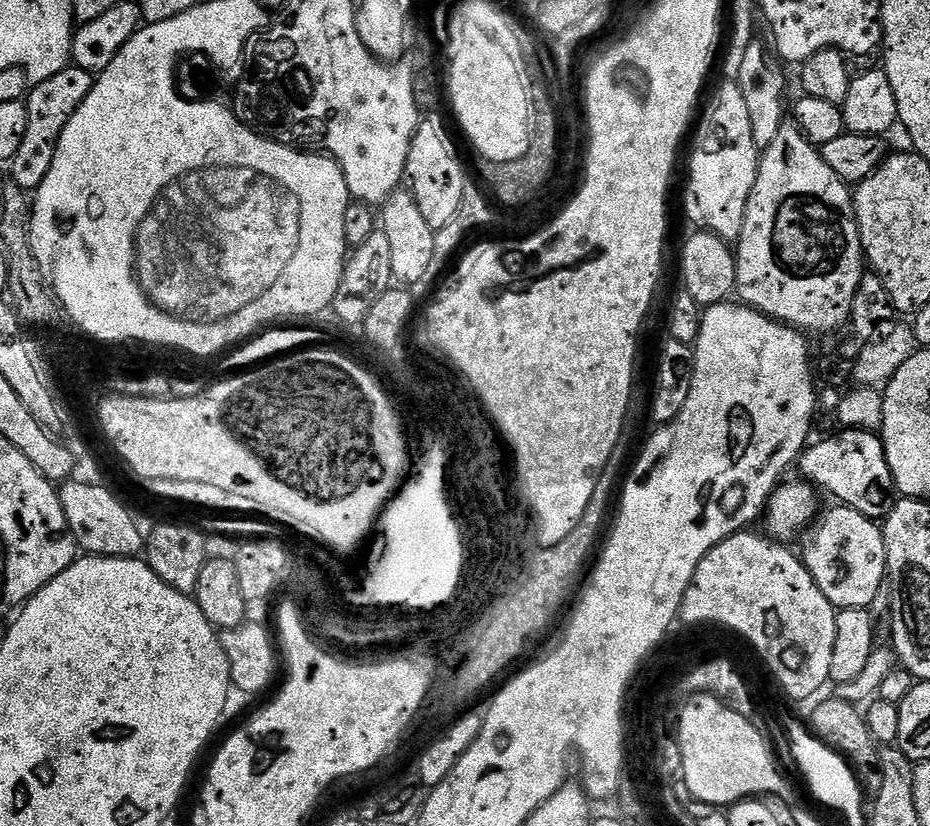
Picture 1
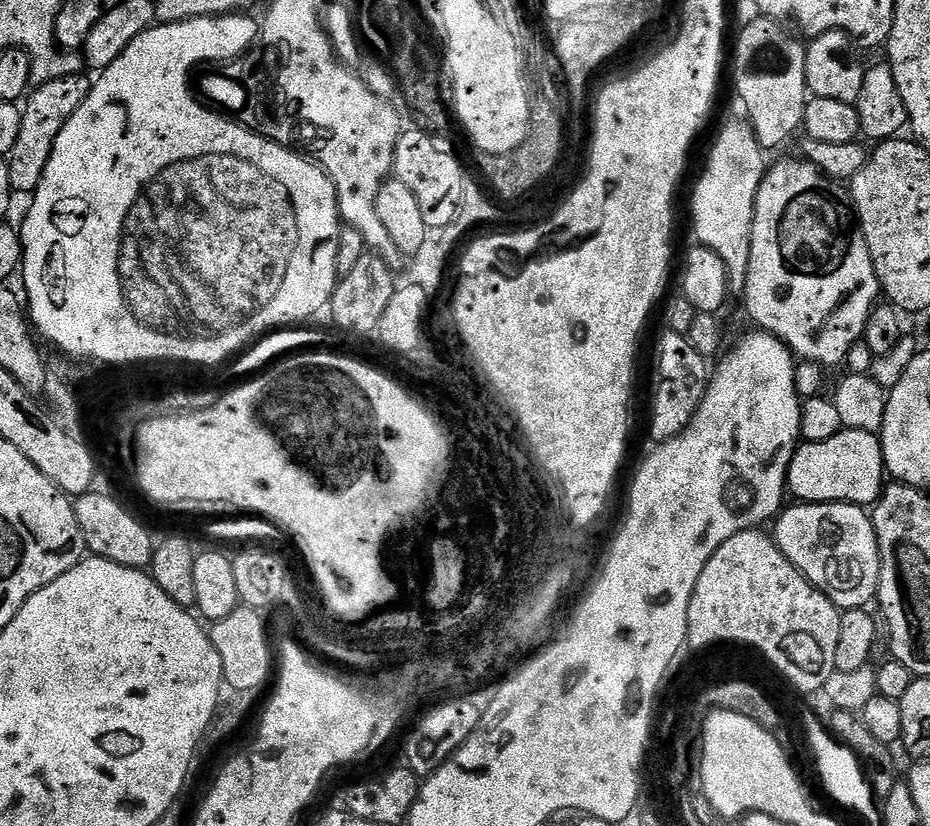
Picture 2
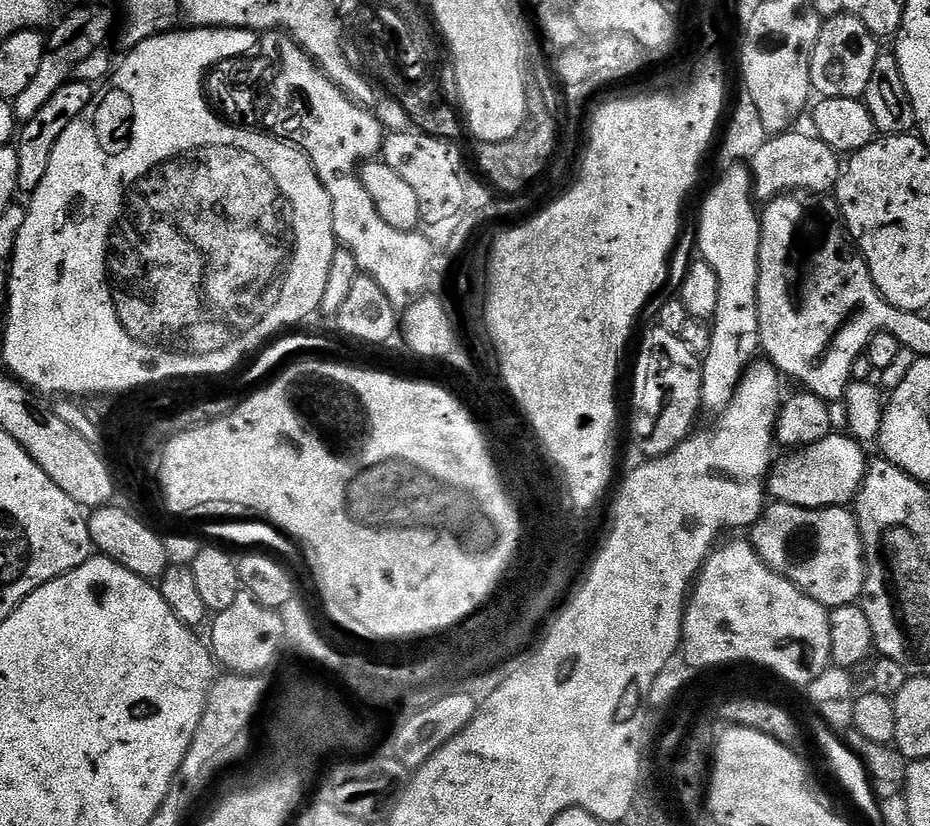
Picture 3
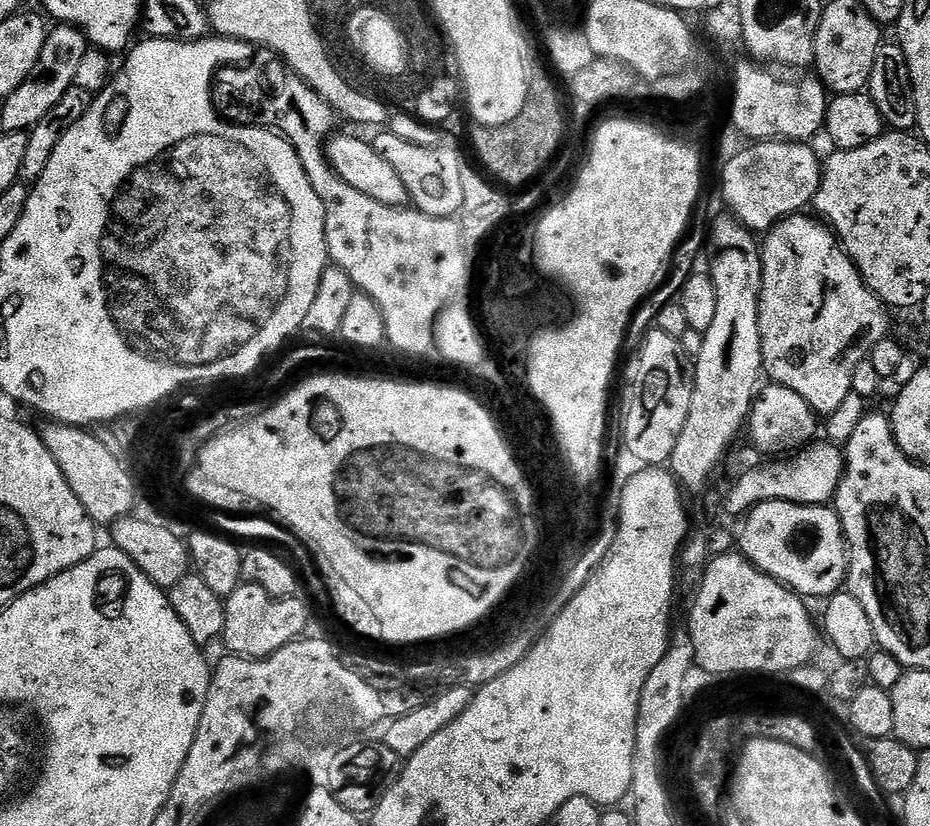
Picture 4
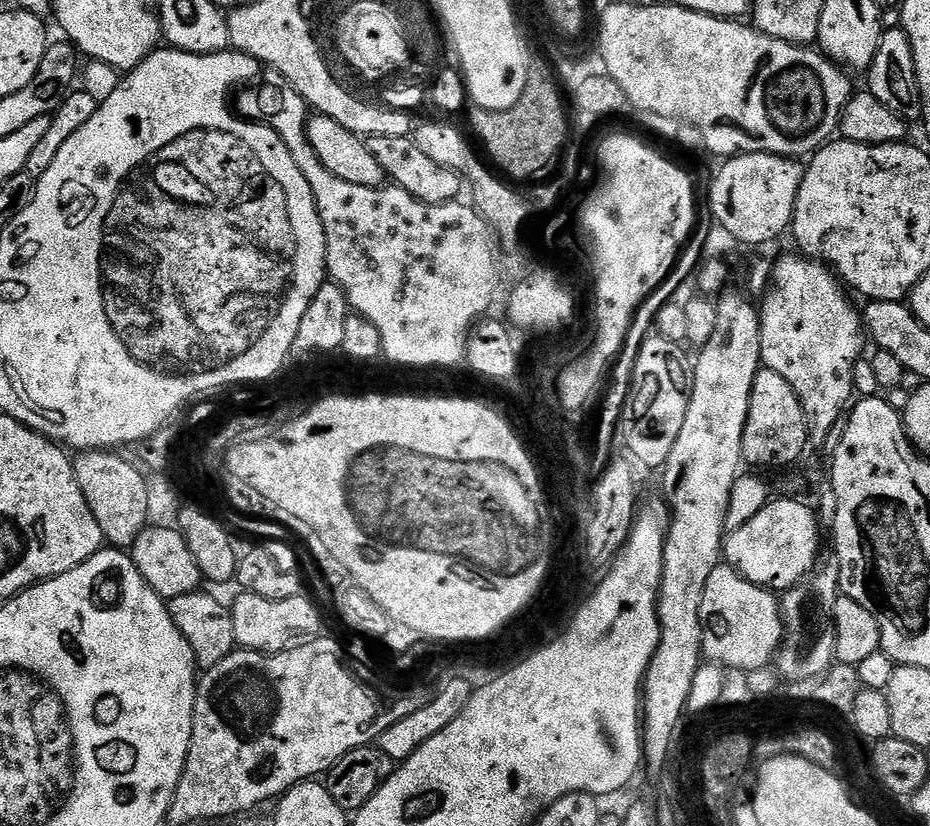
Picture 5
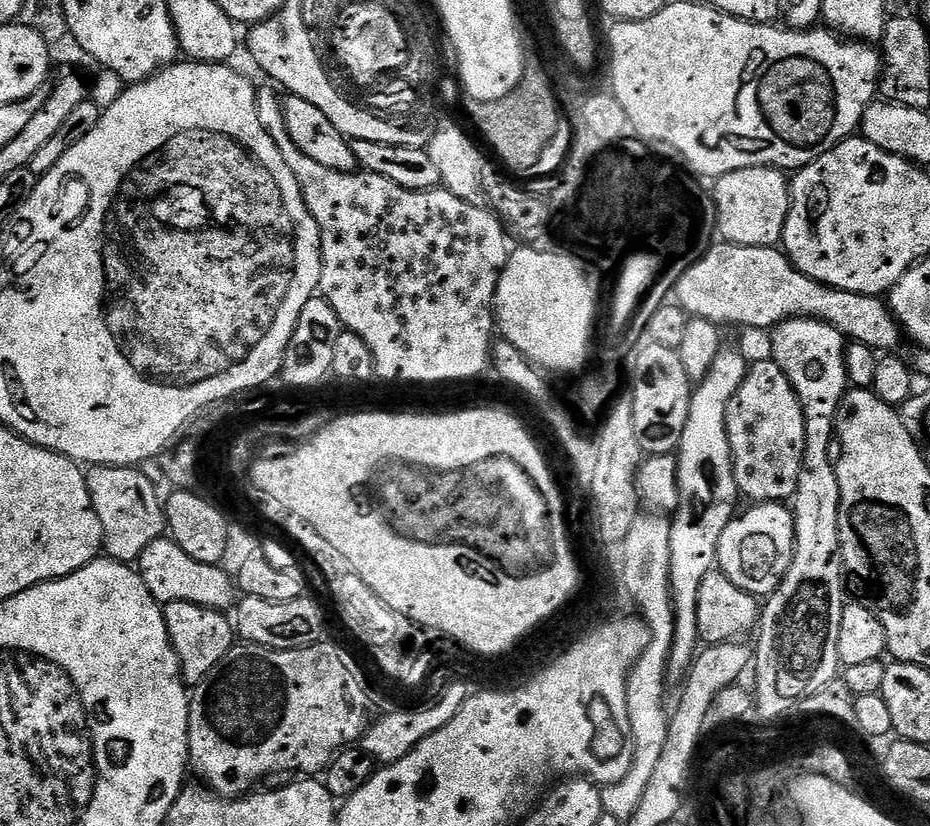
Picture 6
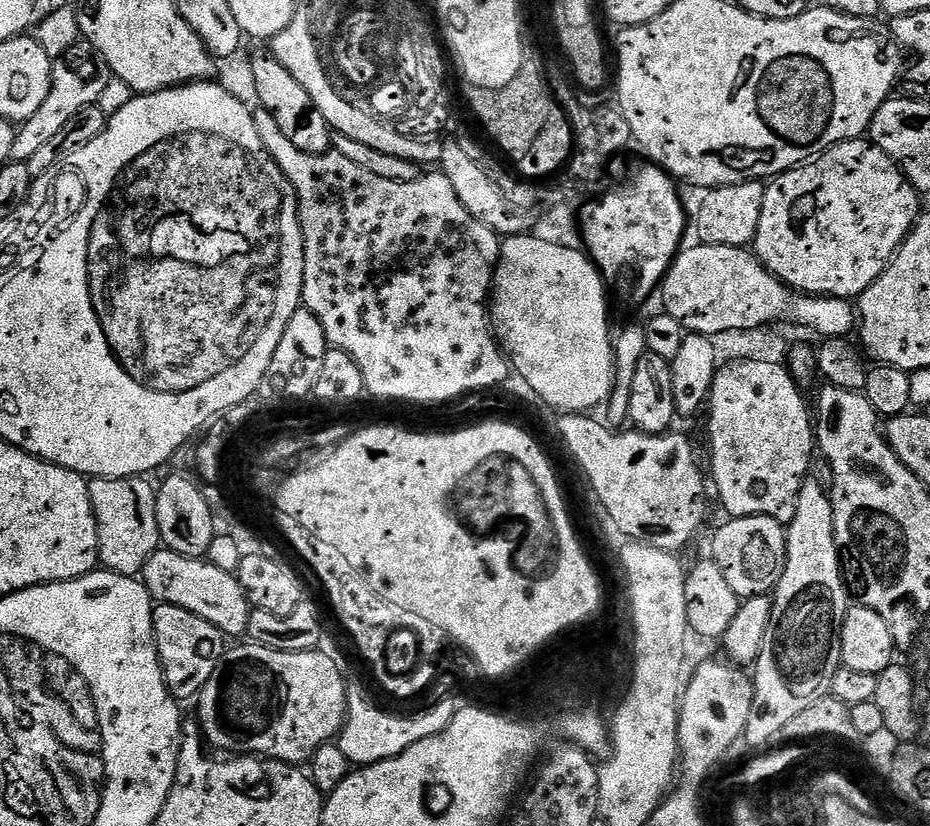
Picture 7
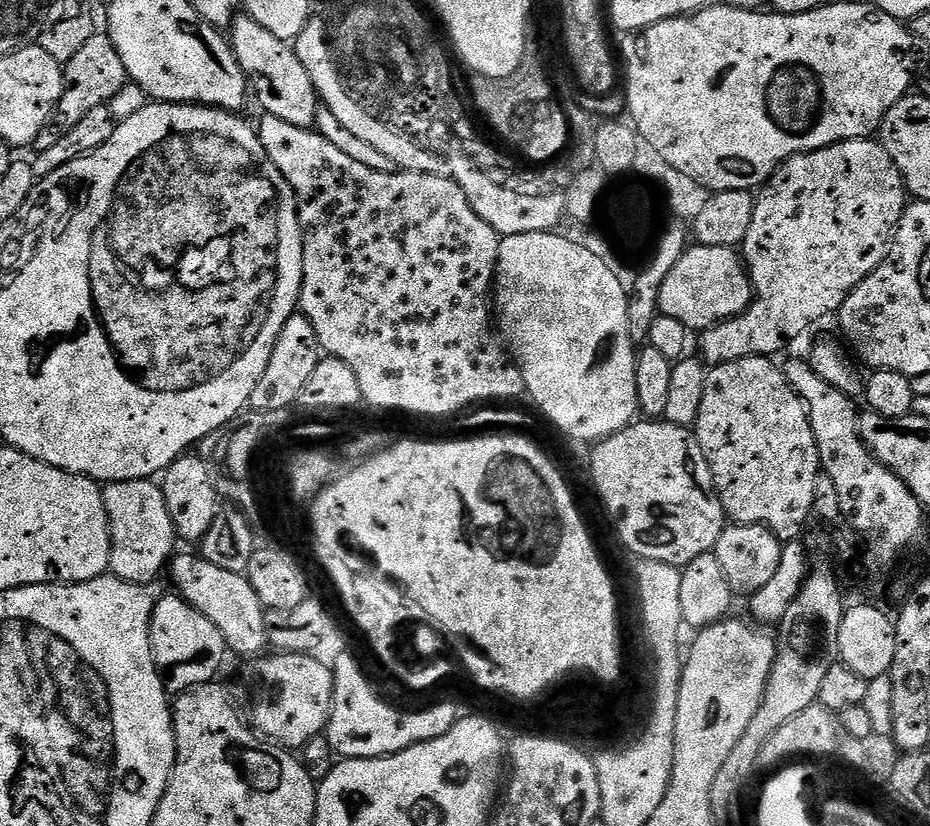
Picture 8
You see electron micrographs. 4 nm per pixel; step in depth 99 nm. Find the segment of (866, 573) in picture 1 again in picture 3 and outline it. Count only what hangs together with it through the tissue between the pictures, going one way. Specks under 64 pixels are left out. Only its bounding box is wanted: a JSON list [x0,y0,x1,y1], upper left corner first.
[750,502,864,609]

